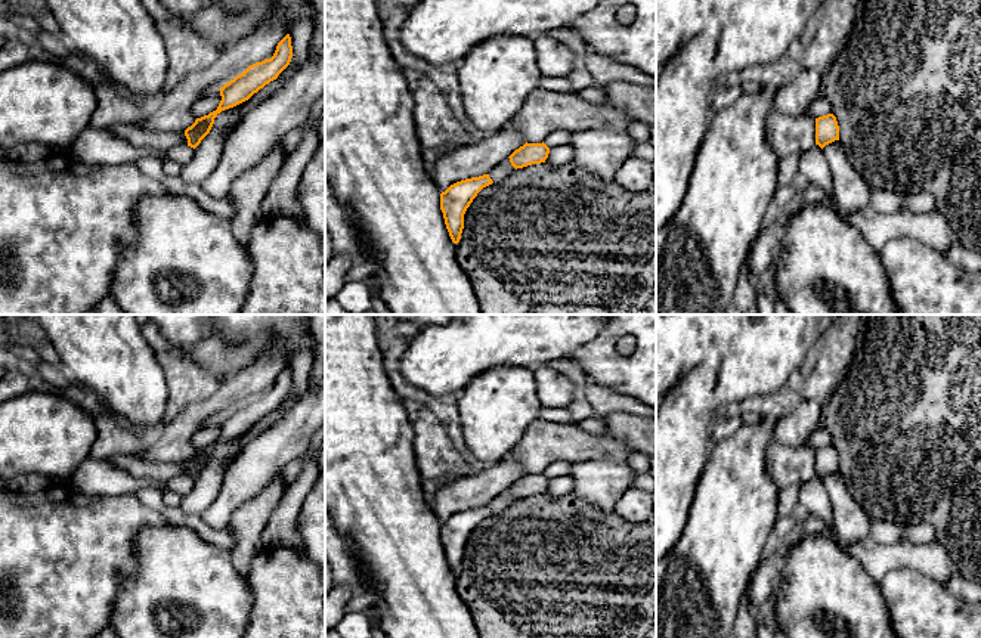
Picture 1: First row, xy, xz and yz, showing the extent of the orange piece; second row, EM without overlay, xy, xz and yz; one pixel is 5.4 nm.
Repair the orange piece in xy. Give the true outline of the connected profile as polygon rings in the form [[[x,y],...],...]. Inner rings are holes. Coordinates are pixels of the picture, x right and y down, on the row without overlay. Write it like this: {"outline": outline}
{"outline": [[[287,365],[276,377],[270,390],[250,396],[242,405],[220,418],[222,431],[216,442],[196,449],[195,453],[185,461],[188,477],[196,478],[210,464],[214,449],[225,440],[233,439],[248,431],[254,424],[263,419],[290,396],[293,388],[291,368]]]}

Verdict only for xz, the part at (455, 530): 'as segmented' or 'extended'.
as segmented

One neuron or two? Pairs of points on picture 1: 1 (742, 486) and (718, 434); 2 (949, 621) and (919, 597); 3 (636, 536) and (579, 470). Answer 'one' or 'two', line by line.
1: two
2: one
3: two

